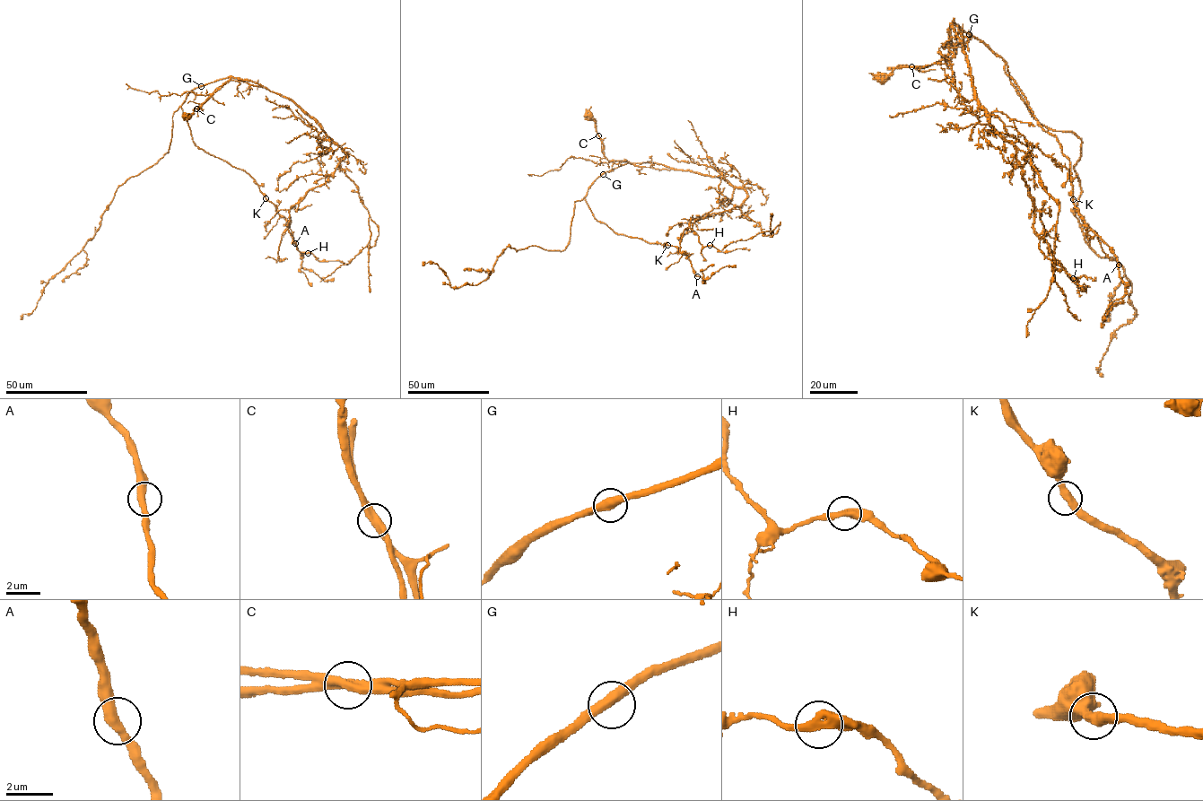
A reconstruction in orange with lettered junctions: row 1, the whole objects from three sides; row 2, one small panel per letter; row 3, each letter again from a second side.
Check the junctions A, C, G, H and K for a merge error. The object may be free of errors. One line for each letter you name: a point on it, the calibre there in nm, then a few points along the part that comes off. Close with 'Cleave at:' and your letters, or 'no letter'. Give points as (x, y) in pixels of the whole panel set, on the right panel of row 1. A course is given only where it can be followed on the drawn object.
C: place (911, 66); calibre 440 nm; course (911, 67), (944, 59), (954, 46), (948, 41), (943, 47), (955, 47), (970, 39), (968, 30)
Cleave at: C

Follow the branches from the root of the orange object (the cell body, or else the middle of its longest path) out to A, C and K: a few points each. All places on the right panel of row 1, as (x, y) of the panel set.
A: (883, 79), (939, 61), (953, 21), (981, 40), (1058, 140), (1070, 165), (1074, 206), (1119, 265)
C: (883, 79), (884, 81), (894, 69), (911, 67)
K: (883, 79), (939, 61), (953, 21), (1002, 58), (1035, 118), (1057, 138), (1069, 162), (1073, 199)

